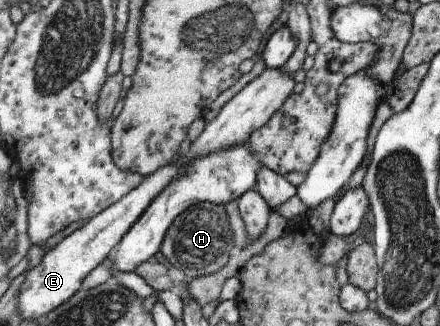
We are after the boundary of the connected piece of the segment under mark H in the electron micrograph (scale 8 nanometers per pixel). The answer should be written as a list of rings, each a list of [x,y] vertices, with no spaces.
[[[199,202],[193,204],[186,212],[177,216],[164,235],[160,251],[172,267],[180,269],[188,279],[208,276],[219,271],[229,261],[229,256],[236,253],[235,233],[232,231],[228,212],[225,207],[211,202]]]

